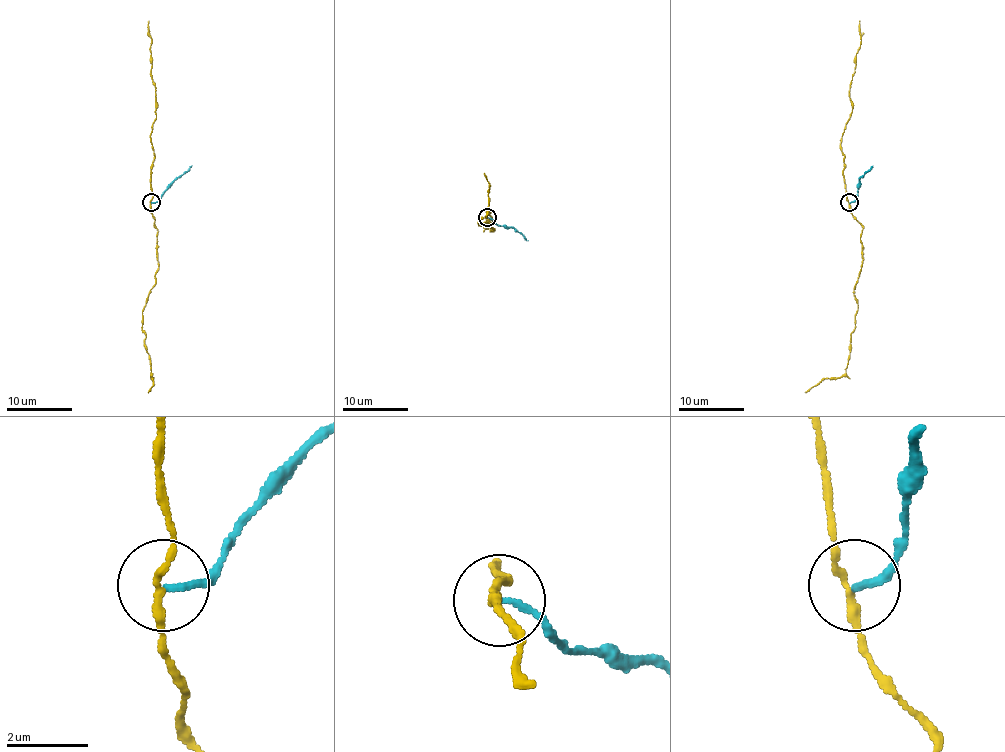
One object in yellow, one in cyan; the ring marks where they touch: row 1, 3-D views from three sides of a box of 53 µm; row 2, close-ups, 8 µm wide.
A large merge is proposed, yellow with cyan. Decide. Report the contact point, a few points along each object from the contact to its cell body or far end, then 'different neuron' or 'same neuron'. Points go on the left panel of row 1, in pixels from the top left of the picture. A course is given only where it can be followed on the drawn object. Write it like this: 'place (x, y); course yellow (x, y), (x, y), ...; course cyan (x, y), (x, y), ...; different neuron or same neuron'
place (151, 202); course yellow (151, 202), (159, 269), (142, 312), (144, 347), (152, 375), (147, 393); course cyan (151, 202), (160, 198), (191, 165); different neuron

